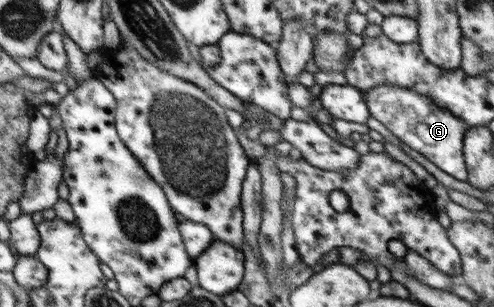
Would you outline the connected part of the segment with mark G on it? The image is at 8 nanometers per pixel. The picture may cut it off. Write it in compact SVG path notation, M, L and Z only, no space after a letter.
M391 83L372 87L363 94L373 119L383 123L401 142L429 159L441 171L459 181L468 181L463 153L465 134L468 130L466 121L440 108L430 97Z

